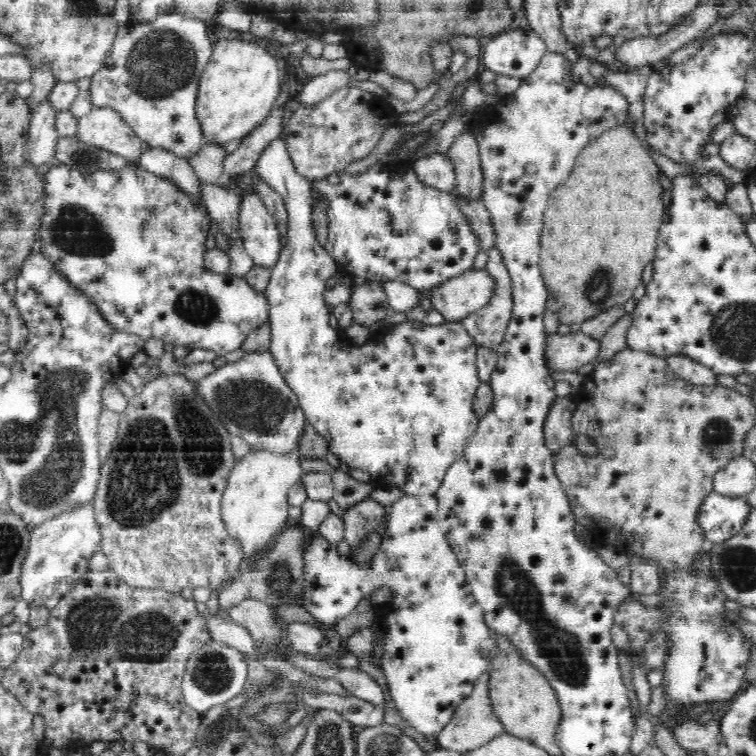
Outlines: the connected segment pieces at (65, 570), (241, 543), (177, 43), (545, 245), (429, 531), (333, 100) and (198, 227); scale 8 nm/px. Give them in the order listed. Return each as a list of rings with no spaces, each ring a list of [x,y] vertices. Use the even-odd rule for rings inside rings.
[[[93,501],[82,503],[69,511],[62,511],[30,530],[32,539],[30,540],[29,555],[26,556],[21,574],[20,586],[21,597],[30,607],[34,608],[45,606],[45,602],[53,596],[63,598],[87,574],[94,552],[101,551],[102,532],[95,519]]]
[[[298,450],[290,452],[290,454],[278,455],[269,454],[266,451],[249,451],[242,459],[235,462],[232,472],[226,484],[225,491],[222,495],[220,510],[222,513],[223,526],[227,529],[232,539],[238,541],[238,547],[242,554],[248,560],[260,561],[263,555],[273,548],[277,543],[277,539],[281,536],[281,532],[286,528],[286,520],[288,520],[288,501],[289,488],[298,482],[301,482],[302,456]]]
[[[174,11],[158,15],[152,22],[140,23],[139,21],[132,21],[131,19],[119,27],[119,31],[113,40],[112,49],[105,58],[102,70],[99,71],[91,82],[91,103],[92,106],[99,109],[106,108],[110,111],[118,112],[118,115],[134,130],[136,137],[140,138],[144,142],[149,144],[149,148],[164,148],[168,152],[174,152],[177,156],[189,159],[193,154],[196,154],[200,147],[203,145],[203,132],[200,129],[199,121],[196,113],[196,103],[198,97],[198,90],[200,80],[202,78],[202,72],[209,66],[209,62],[212,59],[212,42],[208,38],[208,32],[210,25],[202,20],[198,20],[194,17],[184,16],[183,14],[176,13]]]
[[[628,127],[614,128],[613,131],[608,131],[604,134],[604,144],[606,148],[598,148],[598,139],[594,139],[590,142],[584,150],[582,150],[580,156],[577,158],[577,164],[573,168],[572,174],[569,178],[557,187],[548,200],[548,208],[544,215],[543,230],[541,232],[541,238],[539,241],[539,253],[540,253],[540,269],[547,284],[546,290],[549,294],[553,294],[559,298],[559,304],[561,309],[559,310],[559,322],[562,324],[574,324],[581,323],[594,315],[602,314],[606,310],[610,310],[616,306],[621,306],[628,300],[632,299],[632,292],[636,290],[636,286],[641,283],[642,271],[650,262],[653,261],[654,255],[657,252],[657,236],[659,234],[660,226],[664,222],[664,202],[661,198],[663,188],[660,183],[660,170],[650,152],[640,141],[635,133]]]
[[[417,495],[417,496],[405,496],[402,500],[397,500],[390,506],[390,513],[387,522],[387,530],[383,535],[383,540],[378,553],[374,556],[370,565],[366,567],[360,567],[360,564],[356,563],[352,556],[340,556],[338,548],[330,545],[326,539],[322,536],[318,538],[312,538],[308,542],[307,550],[305,552],[305,582],[304,582],[304,595],[302,598],[302,606],[306,608],[318,624],[329,625],[333,628],[339,620],[342,620],[345,616],[350,614],[358,605],[358,603],[364,598],[371,598],[371,596],[380,588],[380,586],[389,586],[392,591],[392,597],[394,606],[386,610],[386,617],[382,620],[383,625],[380,625],[379,630],[382,633],[382,639],[384,644],[382,670],[385,678],[387,679],[387,685],[390,689],[390,695],[394,699],[394,705],[396,709],[402,713],[402,717],[406,719],[406,722],[421,735],[426,737],[430,736],[434,740],[440,731],[444,728],[447,722],[453,717],[454,711],[458,708],[459,704],[466,698],[466,696],[472,694],[473,688],[477,684],[477,680],[489,672],[490,660],[482,654],[482,650],[488,650],[488,654],[493,650],[493,644],[496,643],[494,636],[496,636],[494,630],[490,626],[486,626],[484,622],[484,612],[482,608],[478,608],[478,602],[476,602],[474,595],[472,595],[472,587],[468,584],[460,564],[458,564],[458,558],[452,554],[450,544],[446,541],[445,533],[442,533],[440,526],[440,513],[438,512],[438,503],[435,495]]]
[[[340,88],[324,98],[322,102],[317,102],[313,107],[296,102],[293,102],[291,107],[292,116],[287,119],[288,124],[284,126],[284,136],[281,138],[289,147],[290,158],[298,173],[311,181],[328,178],[332,174],[344,173],[343,169],[348,164],[356,162],[372,152],[386,129],[400,126],[400,116],[394,112],[385,96],[374,96],[360,88]]]
[[[65,164],[50,167],[44,175],[44,200],[43,215],[39,221],[39,232],[33,252],[41,254],[47,258],[50,266],[54,267],[55,274],[65,280],[73,290],[78,290],[83,294],[95,308],[102,318],[106,319],[107,326],[111,326],[114,331],[124,333],[124,335],[138,336],[139,339],[146,340],[150,336],[160,338],[164,342],[170,342],[174,346],[182,346],[195,349],[214,351],[217,356],[224,356],[232,350],[242,347],[246,336],[258,331],[264,324],[269,322],[269,301],[264,291],[254,290],[244,277],[237,277],[230,272],[218,274],[210,271],[204,265],[204,240],[208,236],[208,226],[211,218],[208,218],[208,211],[202,200],[189,196],[181,189],[181,186],[174,185],[174,182],[166,180],[165,177],[148,172],[143,166],[134,164],[130,168],[106,169],[83,173]]]

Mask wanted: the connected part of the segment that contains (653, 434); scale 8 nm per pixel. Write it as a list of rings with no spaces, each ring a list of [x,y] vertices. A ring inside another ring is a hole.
[[[624,349],[614,355],[610,360],[600,362],[594,366],[594,370],[586,376],[584,384],[575,393],[576,410],[572,415],[571,427],[576,435],[584,434],[592,440],[592,444],[598,448],[596,454],[584,454],[580,452],[574,443],[565,444],[559,451],[553,454],[554,470],[561,481],[562,488],[569,498],[570,506],[573,508],[573,515],[578,524],[592,530],[598,534],[606,544],[614,546],[618,552],[622,550],[628,556],[644,556],[648,563],[657,568],[668,568],[668,566],[681,566],[690,568],[695,557],[702,552],[705,547],[709,547],[708,541],[704,539],[704,534],[698,526],[698,512],[704,499],[713,491],[714,475],[724,468],[734,458],[742,455],[743,441],[747,432],[754,428],[755,408],[754,402],[750,400],[750,394],[744,395],[734,388],[716,386],[702,386],[689,383],[680,378],[678,374],[670,369],[670,365],[664,357],[650,354],[646,351],[634,349]]]

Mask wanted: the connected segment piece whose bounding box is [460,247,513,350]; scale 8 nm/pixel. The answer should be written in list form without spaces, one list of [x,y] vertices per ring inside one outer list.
[[[492,247],[487,250],[487,254],[488,260],[485,267],[487,274],[494,282],[494,293],[491,294],[490,302],[486,306],[479,308],[460,322],[476,347],[497,350],[498,346],[505,341],[509,322],[513,316],[513,280],[510,278],[509,269],[506,268],[501,252],[498,252],[496,247]]]

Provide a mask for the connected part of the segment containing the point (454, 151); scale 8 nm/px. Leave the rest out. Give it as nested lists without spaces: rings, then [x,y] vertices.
[[[468,130],[461,136],[455,138],[455,141],[449,148],[446,155],[452,159],[454,169],[456,169],[457,186],[454,194],[458,198],[461,197],[462,199],[469,199],[470,201],[480,201],[483,194],[483,172],[481,169],[479,148],[474,134]]]

